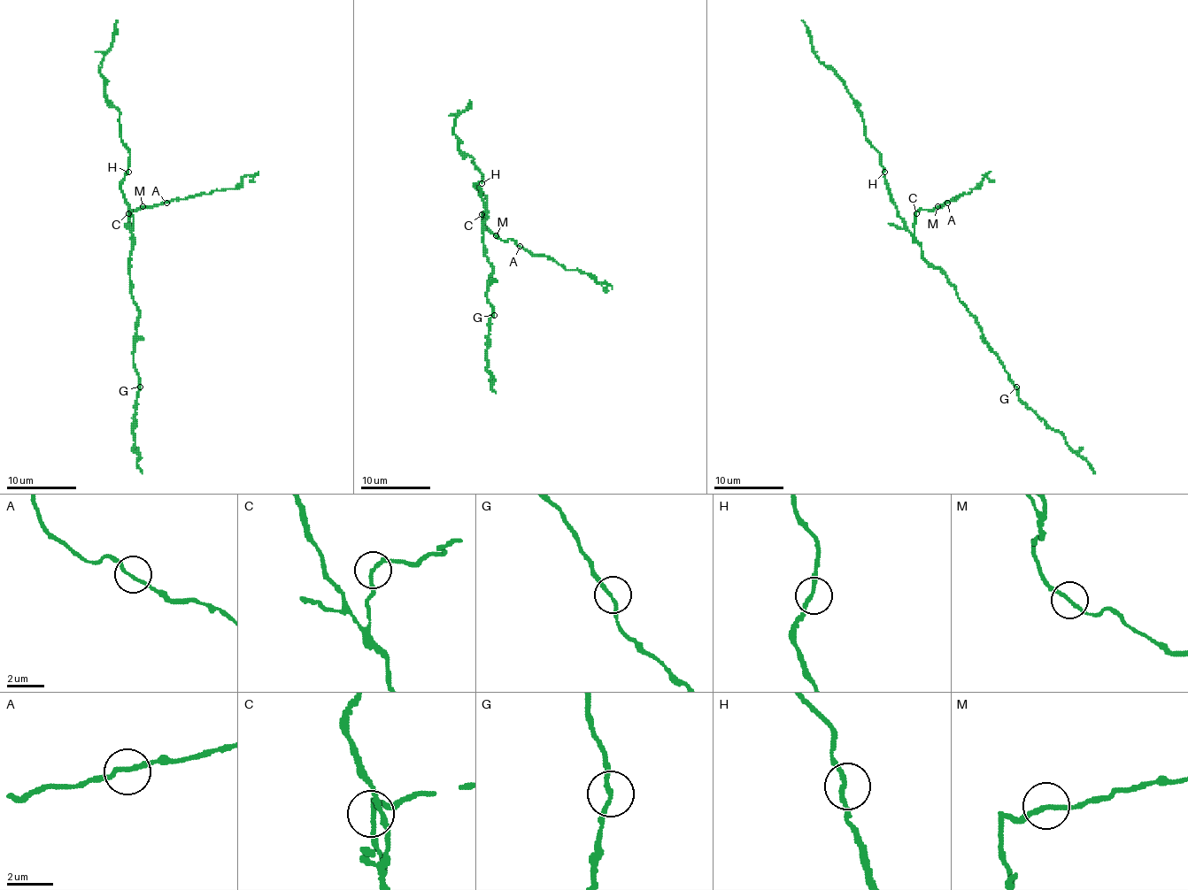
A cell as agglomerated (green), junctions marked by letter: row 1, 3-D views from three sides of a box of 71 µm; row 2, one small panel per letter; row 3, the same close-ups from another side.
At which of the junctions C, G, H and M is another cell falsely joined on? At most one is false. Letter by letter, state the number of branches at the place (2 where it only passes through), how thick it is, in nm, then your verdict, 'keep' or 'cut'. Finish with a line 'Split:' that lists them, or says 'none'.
C: branches 2; calibre 180 nm; keep
G: branches 2; calibre 180 nm; keep
H: branches 2; calibre 180 nm; keep
M: branches 2; calibre 180 nm; keep
Split: none

